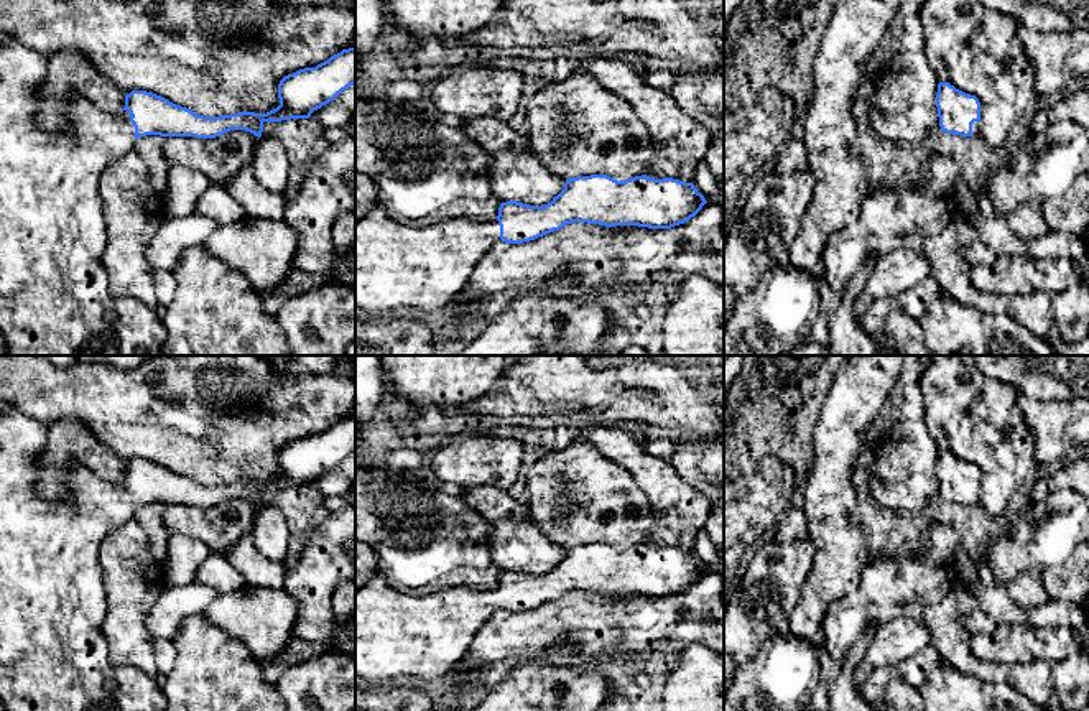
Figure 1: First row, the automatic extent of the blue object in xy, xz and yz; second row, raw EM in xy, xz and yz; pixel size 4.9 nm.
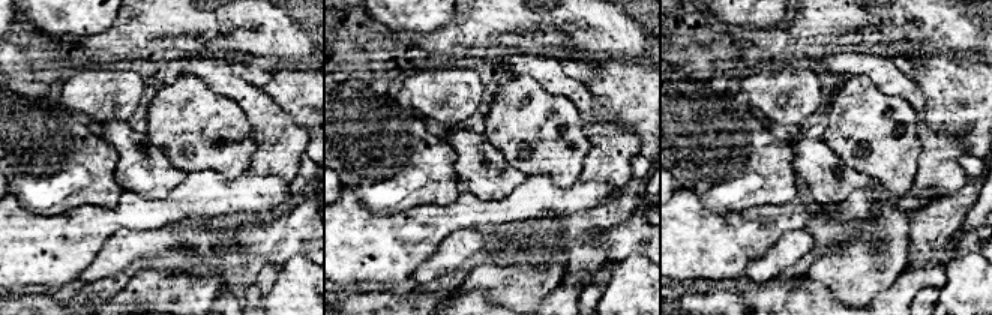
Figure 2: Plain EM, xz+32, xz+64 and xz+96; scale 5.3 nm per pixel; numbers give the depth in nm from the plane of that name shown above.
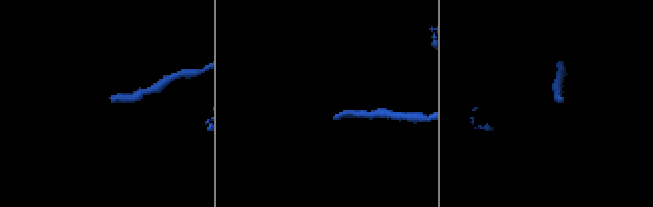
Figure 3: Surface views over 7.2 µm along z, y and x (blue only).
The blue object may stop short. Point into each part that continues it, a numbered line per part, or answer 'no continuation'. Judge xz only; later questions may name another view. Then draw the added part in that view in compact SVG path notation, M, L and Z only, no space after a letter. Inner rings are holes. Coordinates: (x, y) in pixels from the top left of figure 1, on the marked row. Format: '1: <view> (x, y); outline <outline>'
1: xz (397, 265); outline M380 202L355 222L355 308L365 318L385 319L390 309L434 311L459 300L482 260L502 242L498 221L447 219L415 229L392 219Z

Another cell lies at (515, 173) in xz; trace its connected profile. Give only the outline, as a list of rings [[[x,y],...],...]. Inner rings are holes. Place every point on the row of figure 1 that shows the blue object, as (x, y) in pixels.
[[[467,118],[461,130],[489,155],[487,179],[500,202],[544,206],[564,189],[566,179],[549,173],[531,151],[528,137],[507,122]]]

